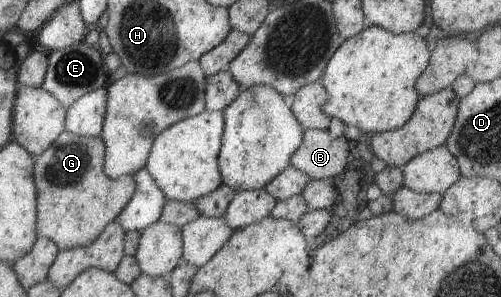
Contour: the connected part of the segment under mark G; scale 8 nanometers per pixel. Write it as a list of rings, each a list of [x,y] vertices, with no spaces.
[[[62,131],[40,155],[33,160],[33,180],[36,190],[36,231],[56,244],[59,250],[67,250],[92,243],[102,228],[116,219],[136,189],[133,175],[121,175],[110,179],[103,172],[105,145],[94,136],[77,136]]]

